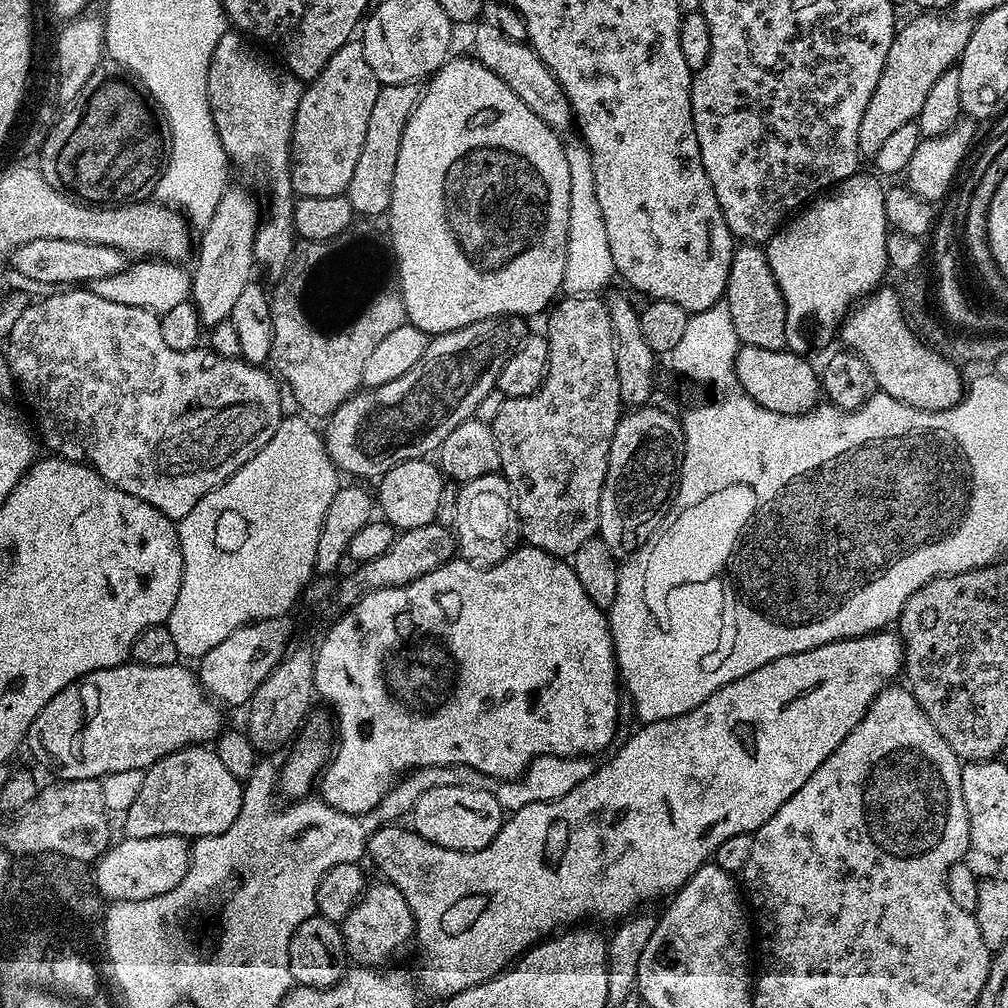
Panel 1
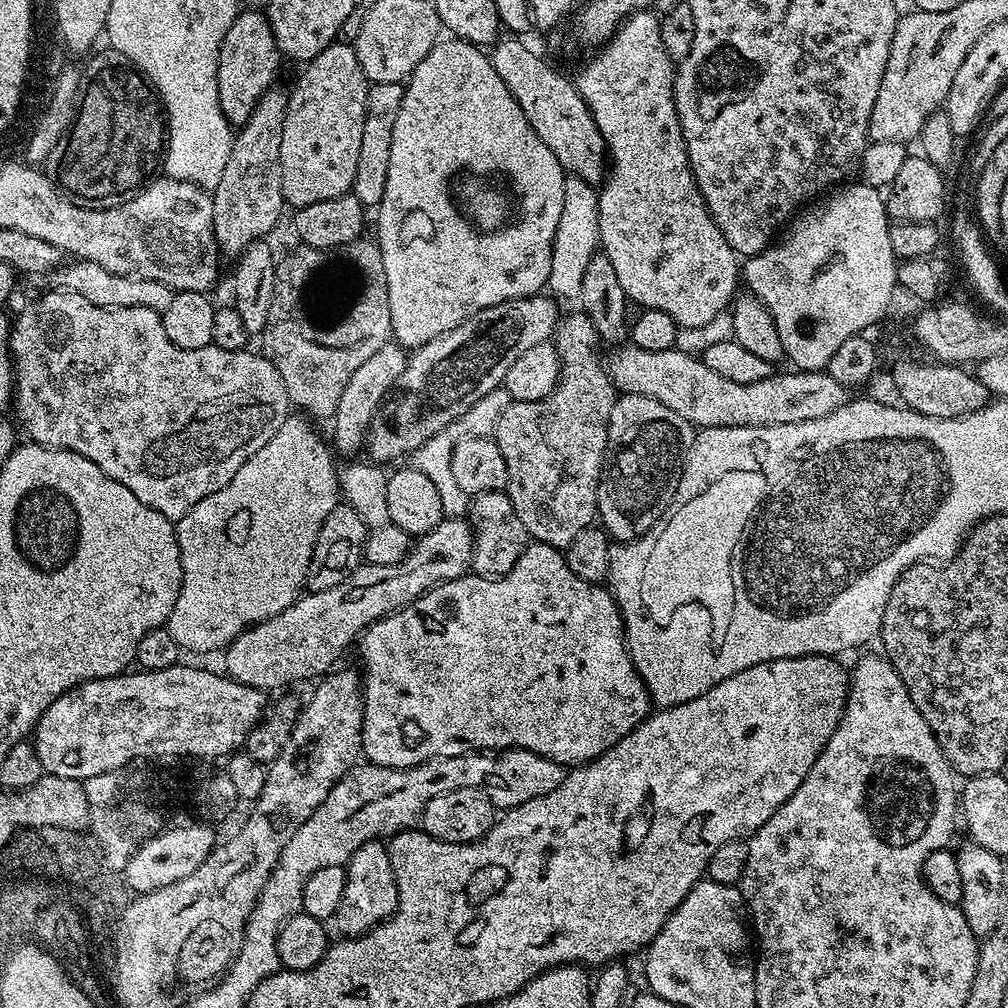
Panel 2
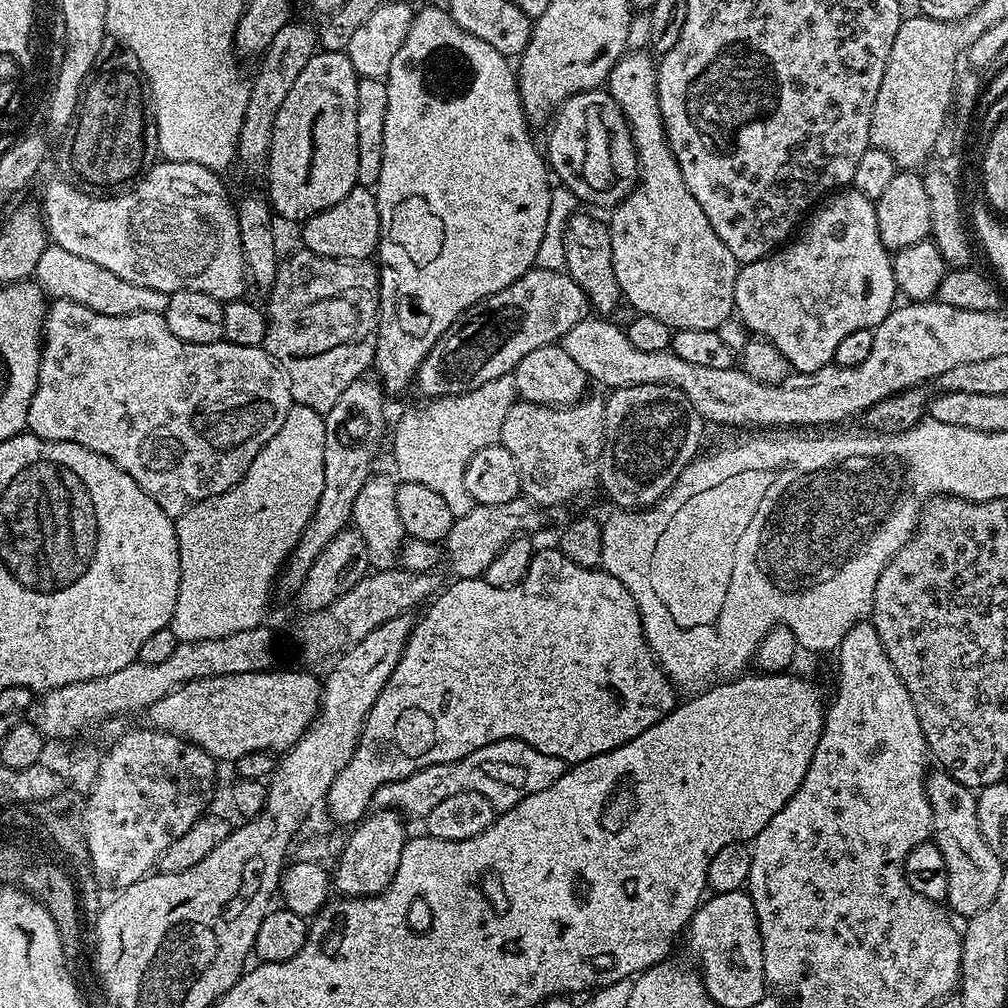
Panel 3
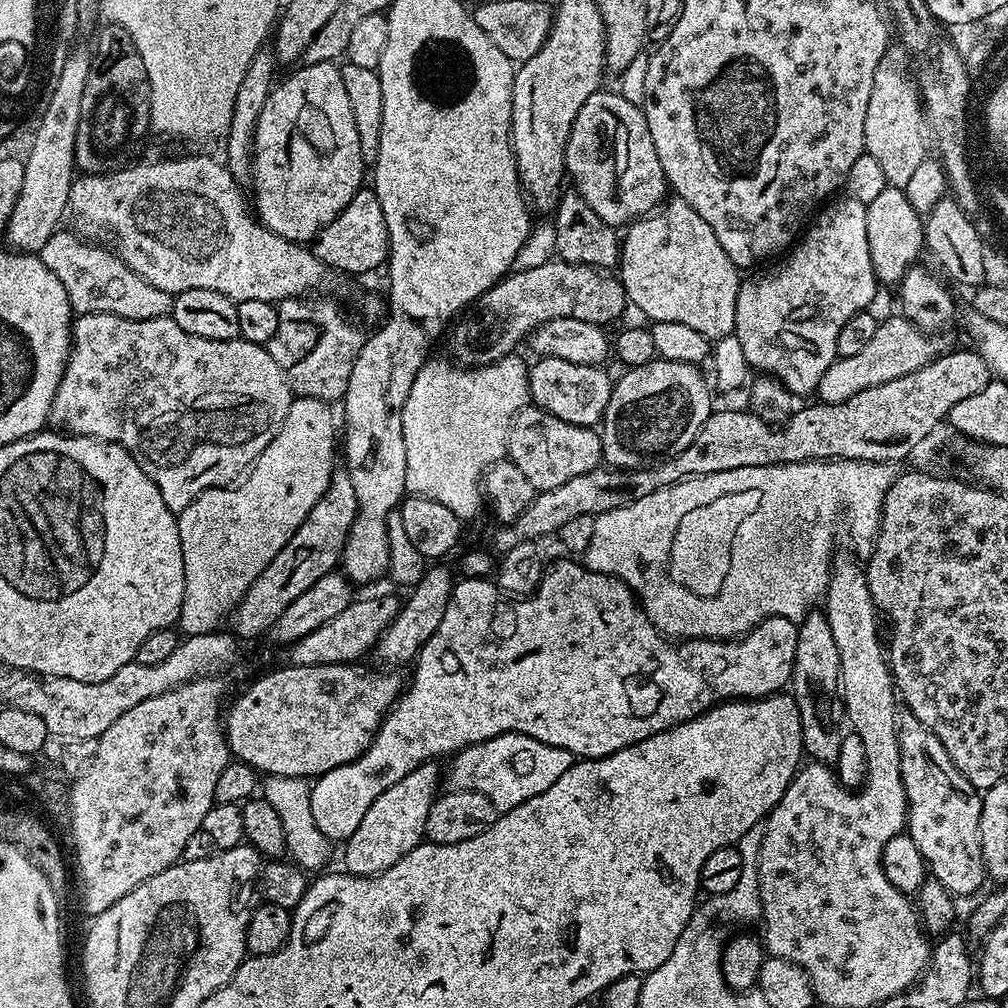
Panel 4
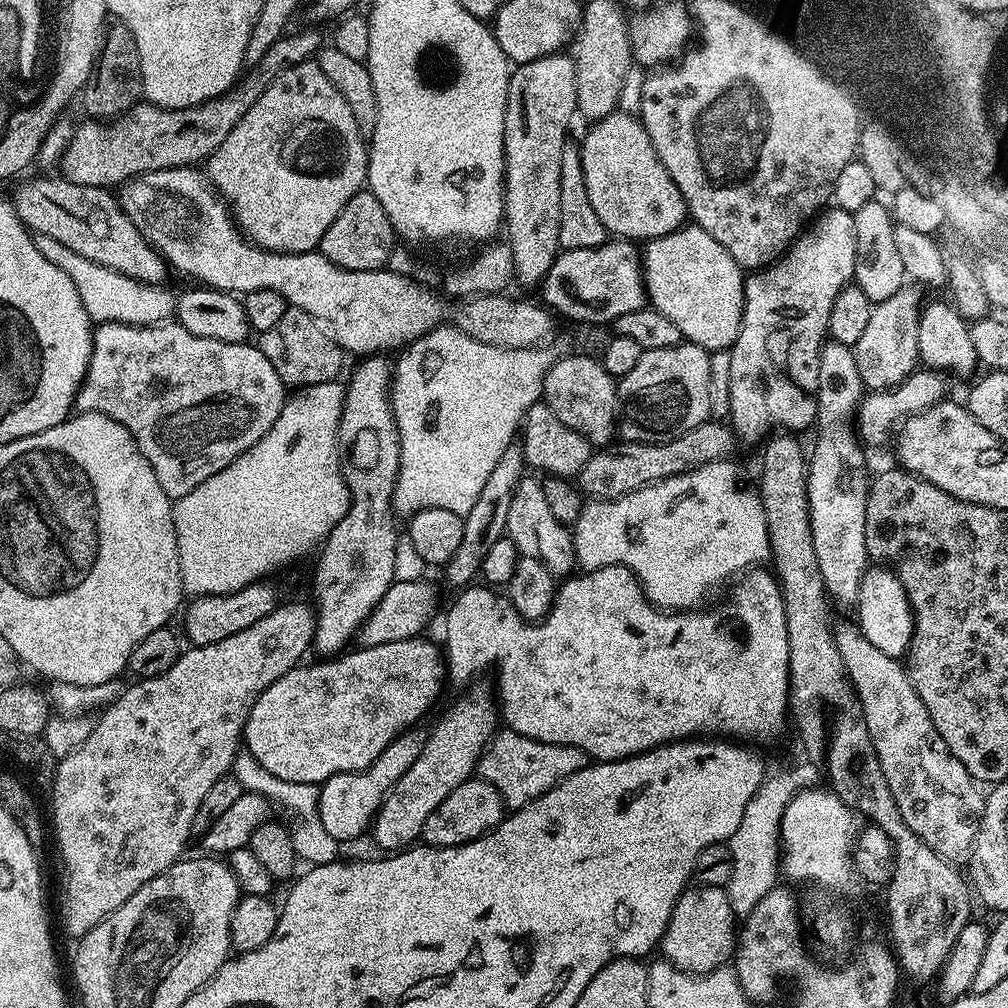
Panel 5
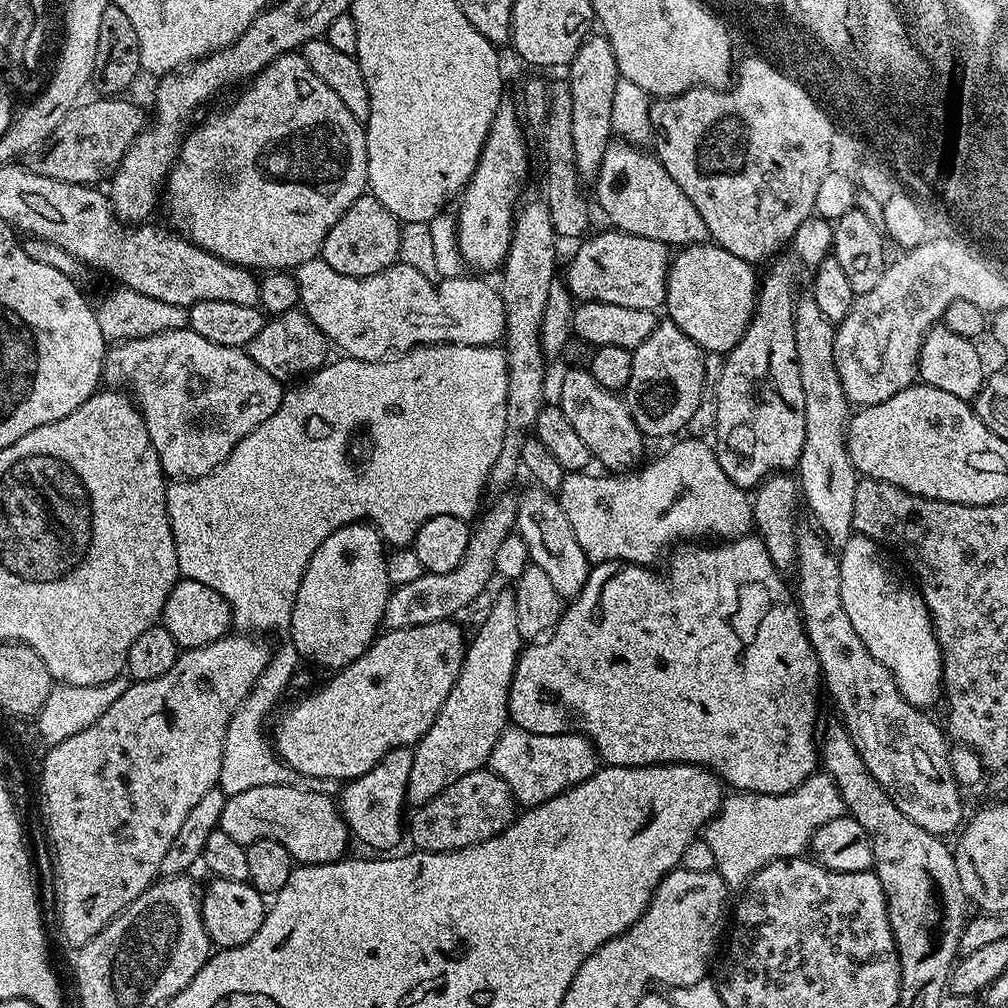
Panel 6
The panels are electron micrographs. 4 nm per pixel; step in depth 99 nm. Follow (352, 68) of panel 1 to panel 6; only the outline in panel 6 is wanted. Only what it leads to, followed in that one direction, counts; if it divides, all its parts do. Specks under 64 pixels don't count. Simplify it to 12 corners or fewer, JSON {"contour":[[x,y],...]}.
{"contour":[[299,51],[195,125],[187,235],[295,270],[368,188],[366,128]]}

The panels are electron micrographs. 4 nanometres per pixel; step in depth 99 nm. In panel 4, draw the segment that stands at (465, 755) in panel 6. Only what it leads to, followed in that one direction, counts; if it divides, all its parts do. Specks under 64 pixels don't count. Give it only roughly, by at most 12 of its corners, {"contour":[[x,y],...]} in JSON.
{"contour":[[418,765],[366,810],[343,867],[377,876],[425,839],[442,768]]}

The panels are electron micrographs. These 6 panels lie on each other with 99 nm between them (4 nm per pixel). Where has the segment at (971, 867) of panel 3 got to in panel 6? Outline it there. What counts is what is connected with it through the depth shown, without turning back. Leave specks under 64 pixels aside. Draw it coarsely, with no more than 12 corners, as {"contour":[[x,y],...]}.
{"contour":[[796,537],[794,588],[826,692],[922,830],[965,819],[949,737],[842,608],[837,553]]}

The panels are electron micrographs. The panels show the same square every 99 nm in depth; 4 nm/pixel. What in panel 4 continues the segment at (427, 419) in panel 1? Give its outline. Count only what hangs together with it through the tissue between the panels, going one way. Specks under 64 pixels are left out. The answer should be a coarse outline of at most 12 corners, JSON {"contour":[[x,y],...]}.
{"contour":[[553,258],[509,271],[455,321],[460,366],[513,355],[542,322],[608,326],[619,275]]}

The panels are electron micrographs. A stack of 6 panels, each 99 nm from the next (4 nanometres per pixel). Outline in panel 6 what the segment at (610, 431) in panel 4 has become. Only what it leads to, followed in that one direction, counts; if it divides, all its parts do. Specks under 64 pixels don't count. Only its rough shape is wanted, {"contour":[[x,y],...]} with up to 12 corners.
{"contour":[[661,319],[622,399],[645,437],[689,427],[705,353]]}

